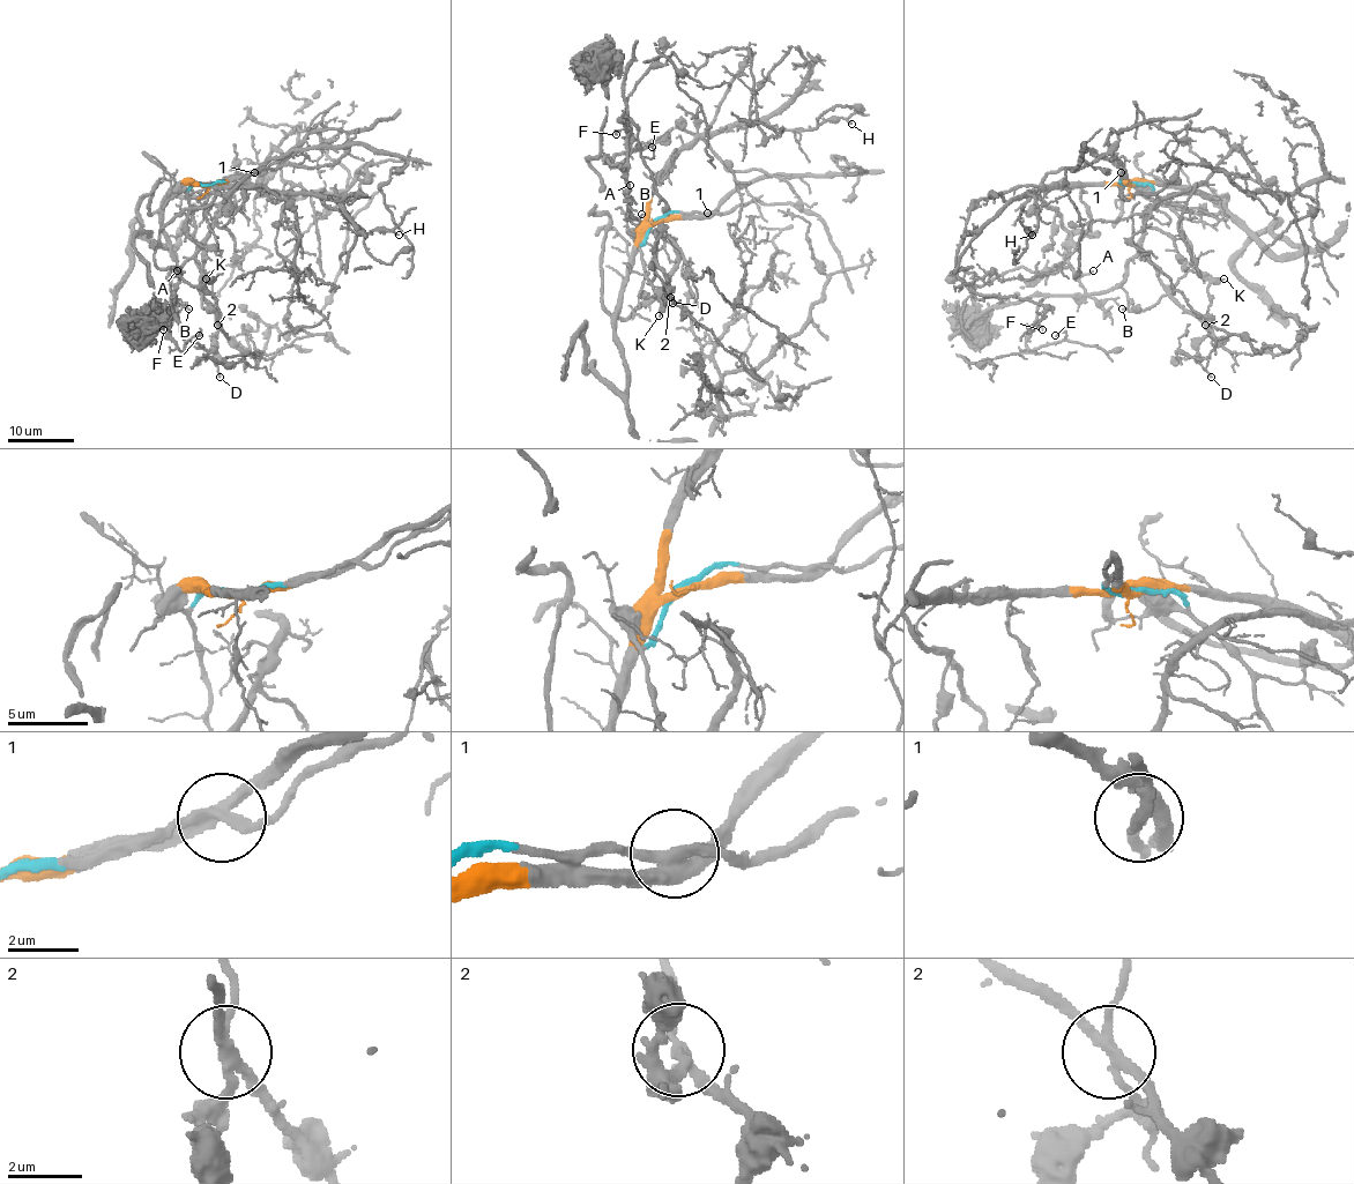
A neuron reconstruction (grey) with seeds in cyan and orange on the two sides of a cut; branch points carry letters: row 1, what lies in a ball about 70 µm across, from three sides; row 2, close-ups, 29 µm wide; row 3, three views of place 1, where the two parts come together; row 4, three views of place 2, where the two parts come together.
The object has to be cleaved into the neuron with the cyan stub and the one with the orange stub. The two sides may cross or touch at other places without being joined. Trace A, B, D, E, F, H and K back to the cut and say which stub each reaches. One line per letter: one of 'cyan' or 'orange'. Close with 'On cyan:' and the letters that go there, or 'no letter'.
A: cyan
B: orange
D: cyan
E: orange
F: orange
H: orange
K: cyan
On cyan: A, D, K

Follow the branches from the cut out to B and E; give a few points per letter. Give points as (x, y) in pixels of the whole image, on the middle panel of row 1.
B: (654, 223), (639, 237), (620, 318), (660, 291), (676, 259), (667, 237), (627, 217), (637, 224), (642, 214)
E: (654, 223), (620, 318), (676, 259), (629, 206), (627, 117), (640, 154), (652, 147)

